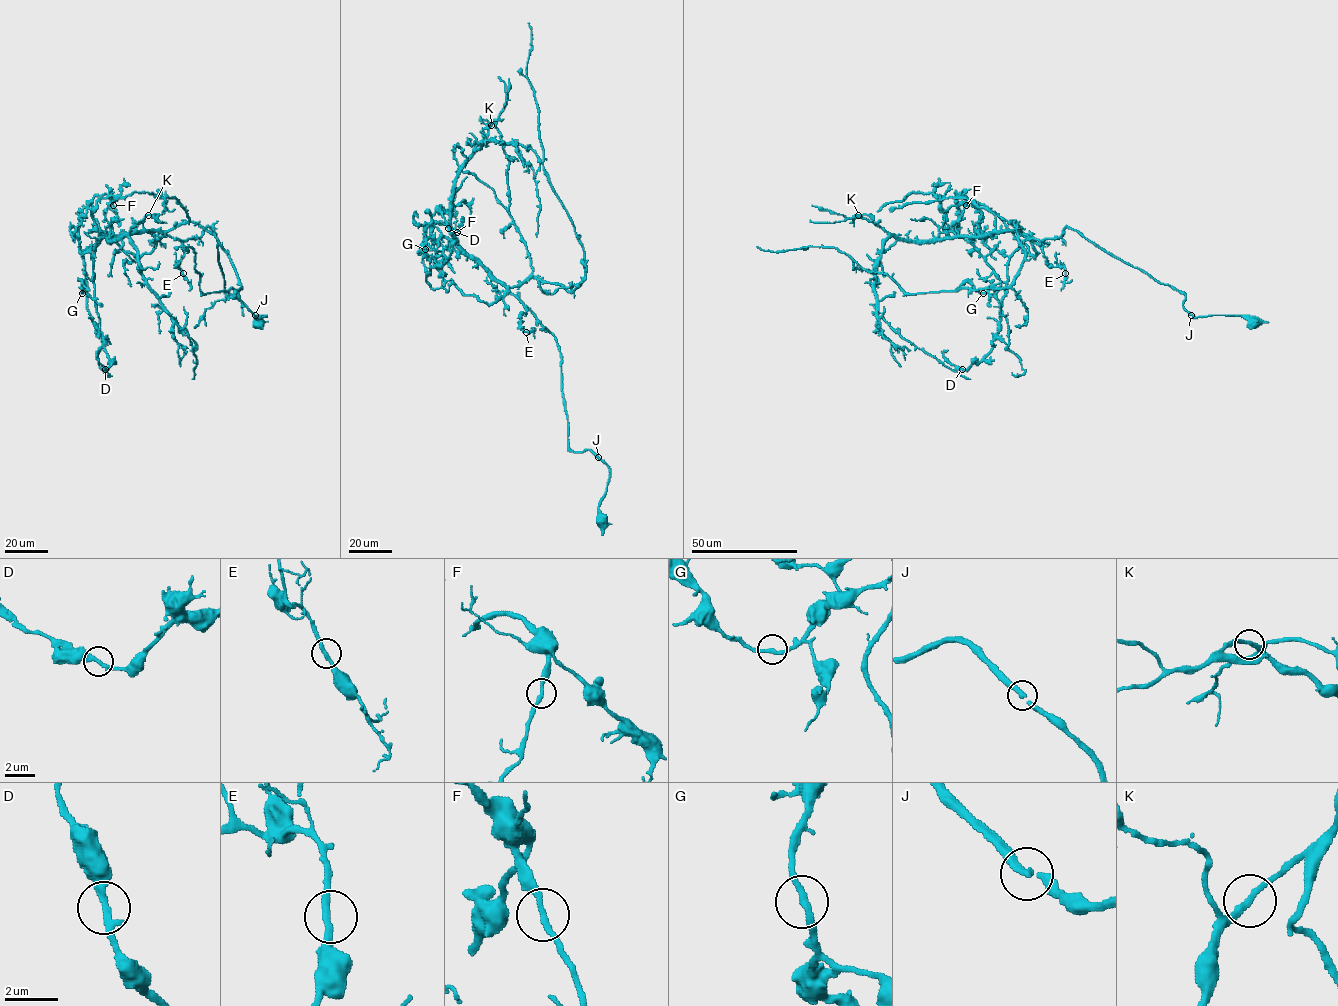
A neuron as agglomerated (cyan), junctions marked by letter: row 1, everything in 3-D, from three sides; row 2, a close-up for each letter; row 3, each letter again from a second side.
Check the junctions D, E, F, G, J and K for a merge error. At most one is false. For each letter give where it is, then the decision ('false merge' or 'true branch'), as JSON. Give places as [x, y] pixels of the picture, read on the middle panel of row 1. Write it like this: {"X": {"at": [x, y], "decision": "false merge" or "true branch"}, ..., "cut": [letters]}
{"D": {"at": [448, 228], "decision": "true branch"}, "E": {"at": [526, 332], "decision": "true branch"}, "F": {"at": [457, 232], "decision": "true branch"}, "G": {"at": [425, 249], "decision": "true branch"}, "J": {"at": [598, 457], "decision": "true branch"}, "K": {"at": [491, 125], "decision": "true branch"}, "cut": []}

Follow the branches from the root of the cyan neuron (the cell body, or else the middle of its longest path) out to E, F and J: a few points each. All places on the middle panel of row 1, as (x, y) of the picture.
E: (604, 520), (599, 503), (610, 468), (590, 450), (568, 446), (560, 347), (525, 307), (520, 328), (526, 332)
F: (604, 520), (610, 468), (568, 446), (555, 337), (513, 294), (486, 304), (443, 278), (431, 225), (457, 232)
J: (604, 520), (599, 503), (606, 490), (610, 468), (598, 457)

